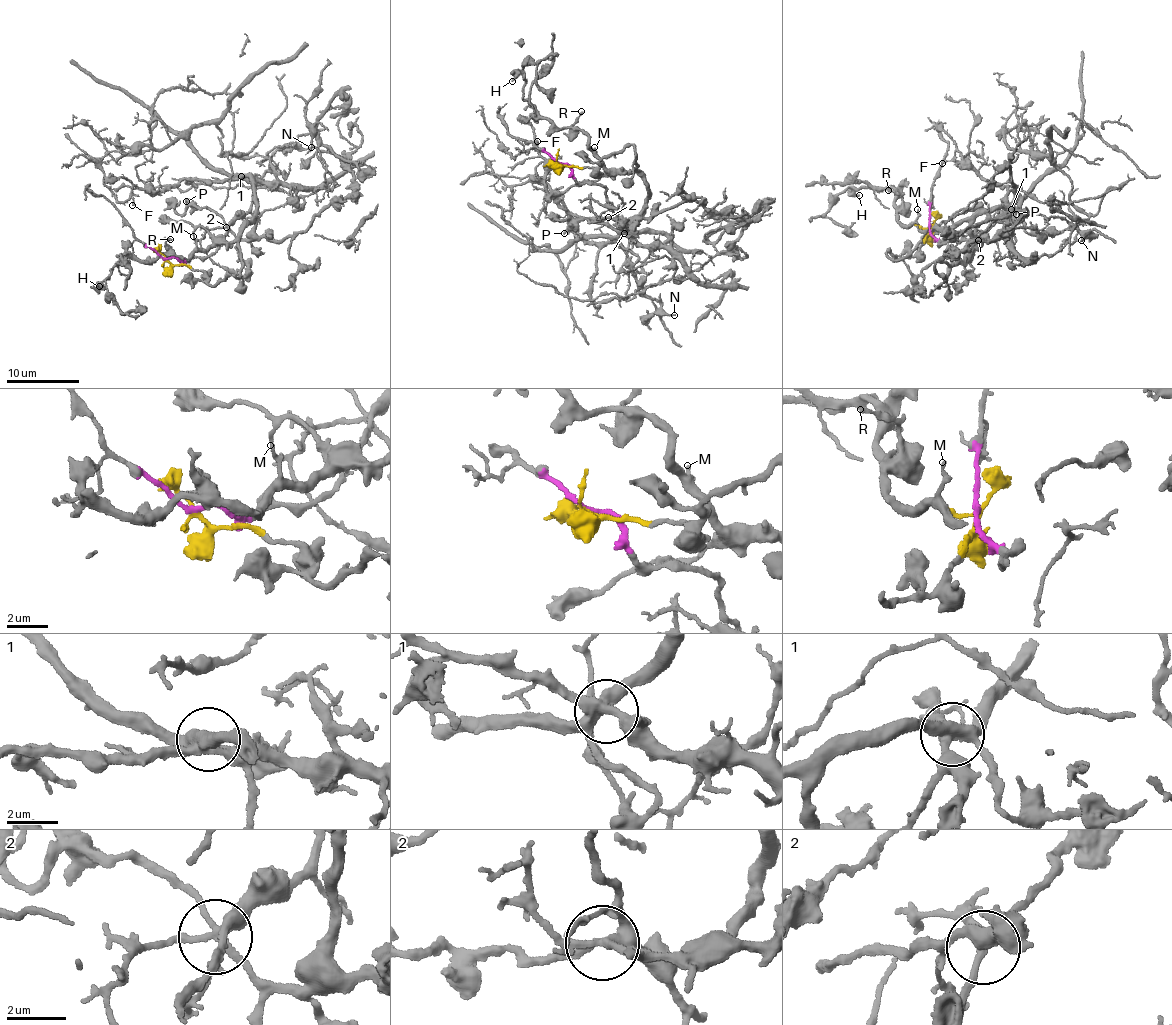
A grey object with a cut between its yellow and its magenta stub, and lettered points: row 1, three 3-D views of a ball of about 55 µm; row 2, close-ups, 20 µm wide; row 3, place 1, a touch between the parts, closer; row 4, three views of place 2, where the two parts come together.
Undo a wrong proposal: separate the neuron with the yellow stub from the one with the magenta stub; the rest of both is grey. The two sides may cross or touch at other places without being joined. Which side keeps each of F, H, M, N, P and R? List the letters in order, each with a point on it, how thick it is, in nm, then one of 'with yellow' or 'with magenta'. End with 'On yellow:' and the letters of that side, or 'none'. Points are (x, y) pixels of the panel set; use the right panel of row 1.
F: place (942, 163); calibre 180 nm; with magenta
H: place (859, 195); calibre 280 nm; with yellow
M: place (917, 209); calibre 190 nm; with yellow
N: place (1081, 240); calibre 170 nm; with yellow
P: place (1016, 214); calibre 240 nm; with yellow
R: place (888, 190); calibre 180 nm; with yellow
On yellow: H, M, N, P, R

